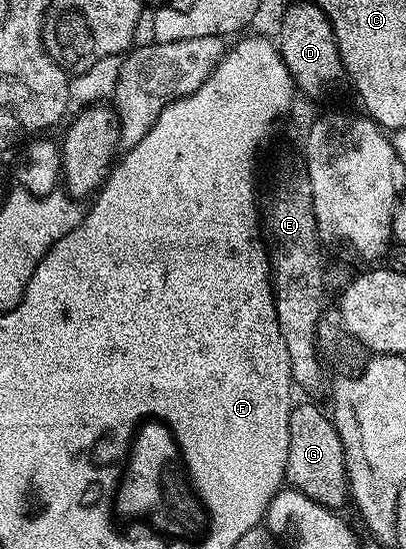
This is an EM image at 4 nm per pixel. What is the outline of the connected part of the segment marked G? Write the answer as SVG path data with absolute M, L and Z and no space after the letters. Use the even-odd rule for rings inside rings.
M298 402L289 414L289 448L285 483L303 492L324 507L341 509L350 498L349 478L345 472L345 454L332 418L313 403Z

